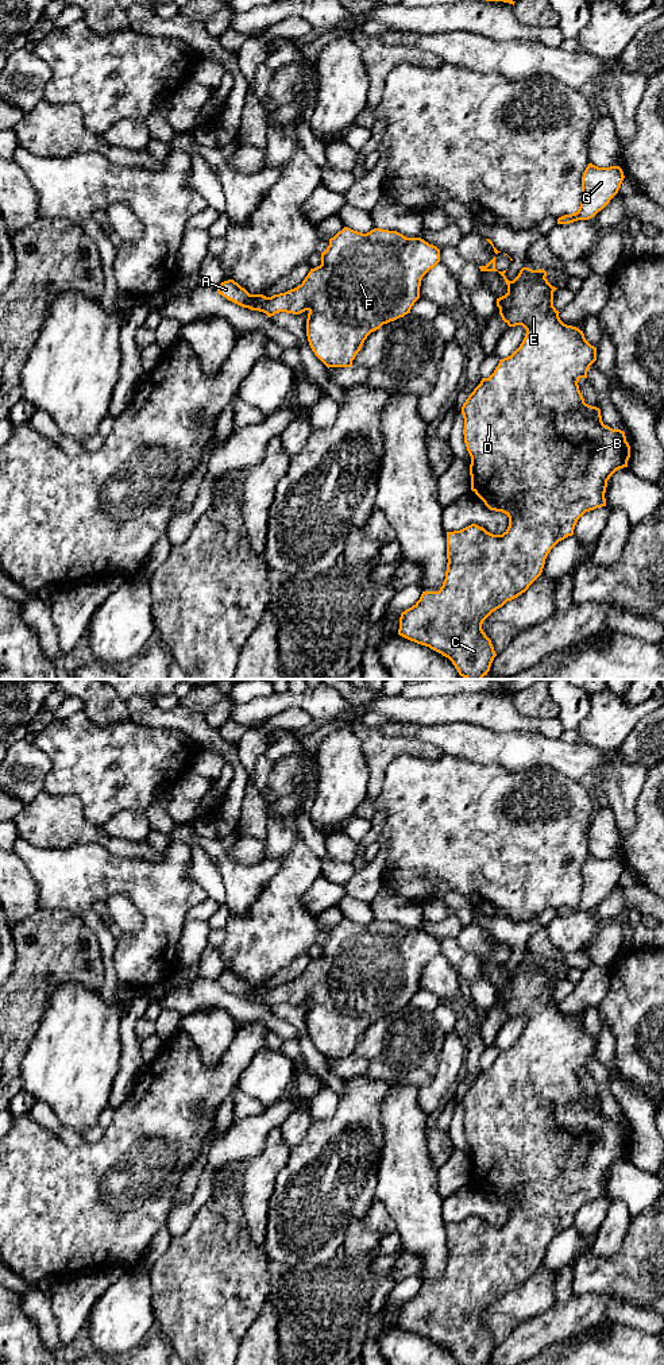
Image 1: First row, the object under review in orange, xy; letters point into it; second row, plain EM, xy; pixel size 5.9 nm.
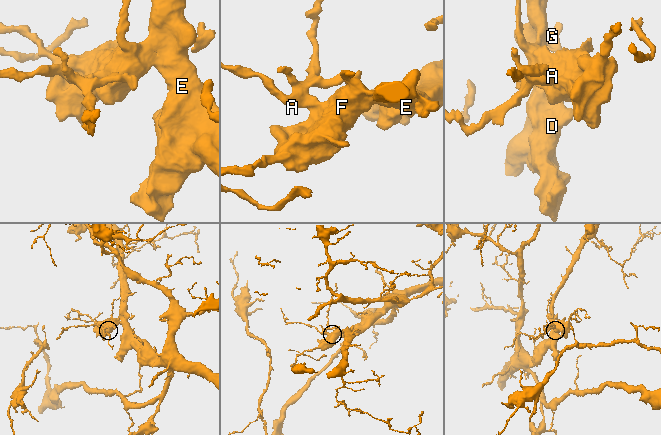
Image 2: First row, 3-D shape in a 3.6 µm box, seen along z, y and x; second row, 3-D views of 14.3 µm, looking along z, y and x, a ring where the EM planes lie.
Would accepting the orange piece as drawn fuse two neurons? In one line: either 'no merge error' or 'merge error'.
no merge error

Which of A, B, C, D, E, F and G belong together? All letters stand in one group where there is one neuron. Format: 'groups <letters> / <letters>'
groups A B C D E F G

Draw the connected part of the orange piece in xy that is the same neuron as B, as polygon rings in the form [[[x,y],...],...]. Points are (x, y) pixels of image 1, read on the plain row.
[[[522,959],[518,967],[509,972],[505,967],[506,961],[498,963],[506,976],[507,984],[497,990],[497,998],[502,1011],[509,1018],[522,1017],[526,1021],[525,1029],[520,1038],[507,1049],[499,1052],[494,1064],[489,1069],[482,1069],[480,1075],[468,1087],[462,1098],[462,1106],[464,1110],[464,1134],[471,1148],[470,1167],[471,1181],[485,1194],[490,1202],[502,1203],[509,1208],[509,1218],[502,1226],[493,1226],[485,1219],[471,1215],[460,1222],[447,1223],[447,1262],[443,1277],[439,1283],[422,1283],[420,1291],[409,1300],[401,1304],[398,1326],[414,1333],[417,1335],[429,1338],[431,1341],[448,1349],[459,1365],[487,1365],[491,1354],[497,1347],[491,1331],[482,1320],[483,1312],[497,1300],[502,1299],[507,1292],[511,1292],[525,1284],[529,1277],[541,1266],[545,1250],[551,1241],[561,1231],[574,1226],[578,1211],[590,1202],[606,1198],[606,1179],[610,1168],[619,1160],[628,1158],[630,1149],[630,1137],[626,1133],[625,1123],[621,1121],[613,1121],[603,1115],[601,1100],[584,1094],[584,1090],[579,1081],[579,1071],[587,1069],[590,1057],[597,1052],[597,1038],[591,1037],[583,1022],[576,1018],[564,1015],[559,1009],[559,1002],[553,998],[553,983],[557,980],[552,978],[547,968],[545,961],[532,961]]]

